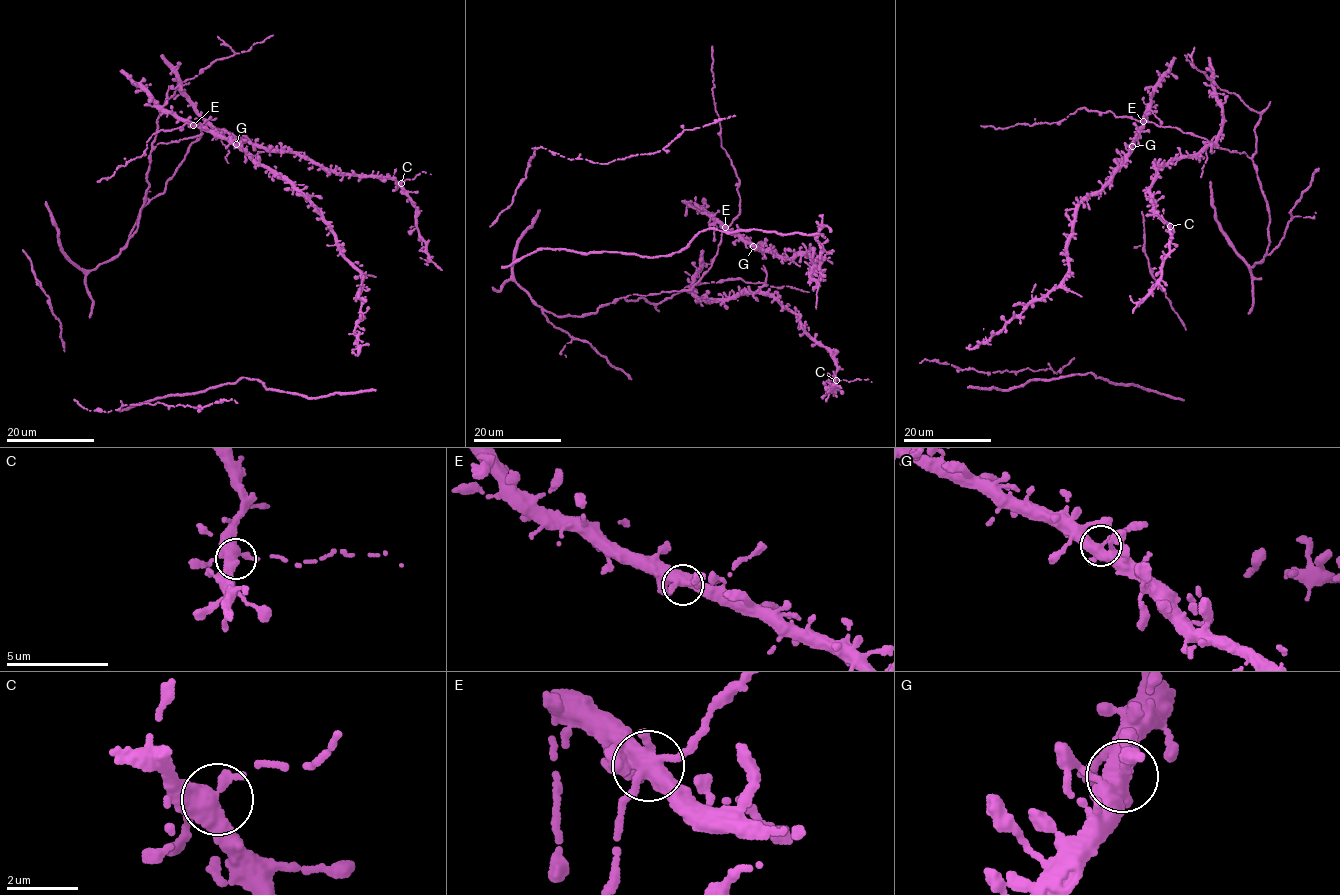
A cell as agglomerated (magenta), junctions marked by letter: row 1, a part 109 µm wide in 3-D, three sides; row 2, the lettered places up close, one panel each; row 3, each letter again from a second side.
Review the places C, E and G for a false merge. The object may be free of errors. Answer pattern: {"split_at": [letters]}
{"split_at": []}

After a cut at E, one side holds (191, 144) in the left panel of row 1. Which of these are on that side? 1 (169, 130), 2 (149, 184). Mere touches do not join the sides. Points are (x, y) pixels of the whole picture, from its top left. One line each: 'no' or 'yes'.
1: no
2: yes

